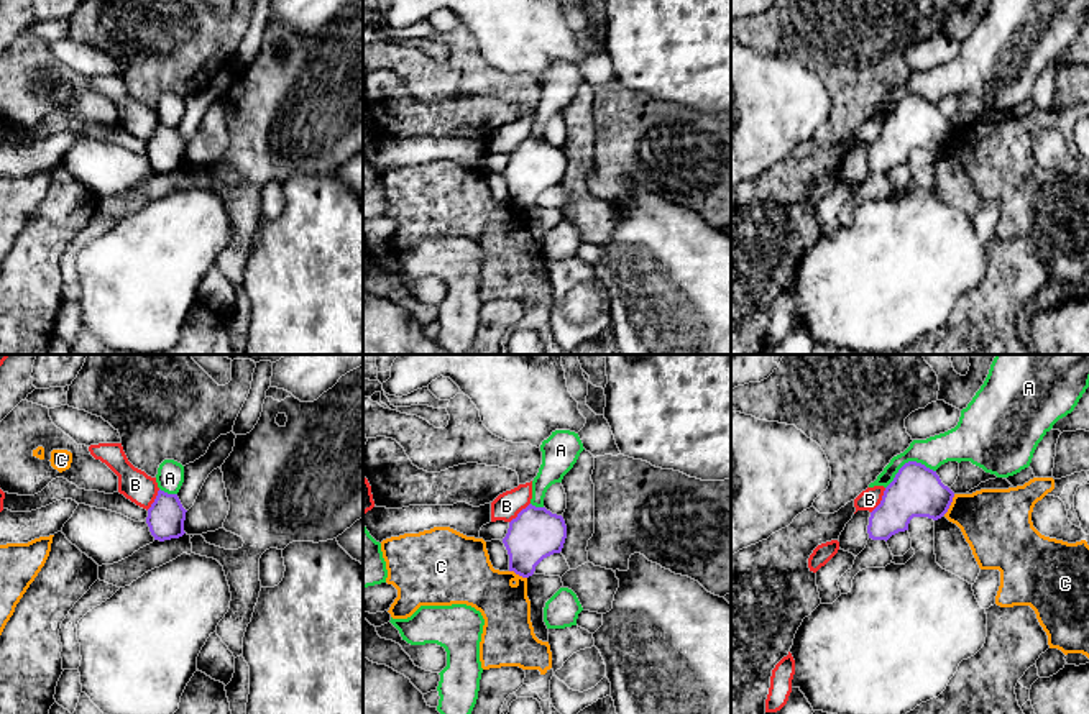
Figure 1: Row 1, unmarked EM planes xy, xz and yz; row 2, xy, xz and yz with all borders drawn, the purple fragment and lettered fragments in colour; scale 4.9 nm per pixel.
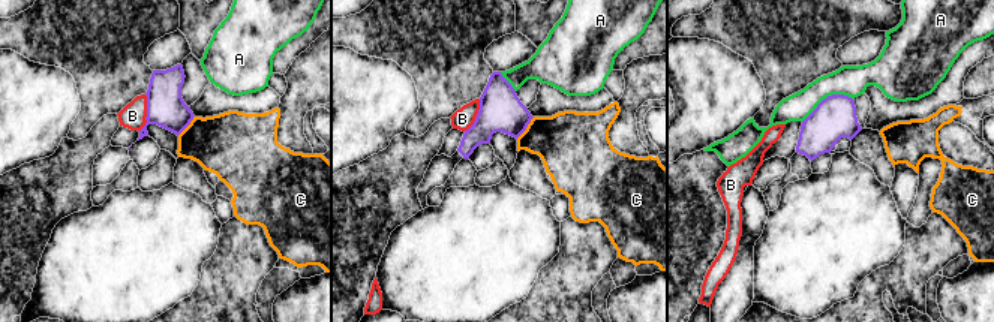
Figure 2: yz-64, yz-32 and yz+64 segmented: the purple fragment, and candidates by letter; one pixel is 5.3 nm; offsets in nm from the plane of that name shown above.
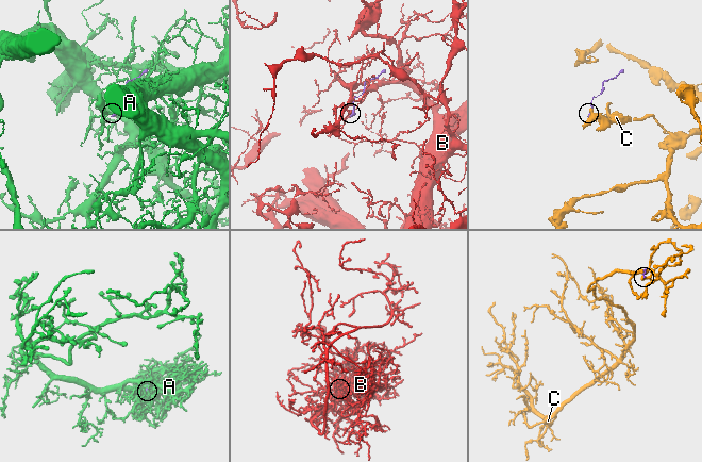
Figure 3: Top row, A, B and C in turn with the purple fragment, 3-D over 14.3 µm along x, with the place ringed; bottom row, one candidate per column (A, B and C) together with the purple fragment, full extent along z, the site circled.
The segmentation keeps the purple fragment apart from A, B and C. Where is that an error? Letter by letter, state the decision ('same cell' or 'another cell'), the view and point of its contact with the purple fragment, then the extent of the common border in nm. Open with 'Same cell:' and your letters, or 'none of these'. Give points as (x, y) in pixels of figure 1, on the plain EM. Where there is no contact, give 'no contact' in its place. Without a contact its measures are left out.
Same cell: none of these
A: another cell; meets purple in yz at (909, 94); contact 260 nm long
B: another cell; meets purple in yz at (881, 133); contact 150 nm long
C: another cell; meets purple in yz at (950, 137); contact 120 nm long

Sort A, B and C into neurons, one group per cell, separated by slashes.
A / B / C

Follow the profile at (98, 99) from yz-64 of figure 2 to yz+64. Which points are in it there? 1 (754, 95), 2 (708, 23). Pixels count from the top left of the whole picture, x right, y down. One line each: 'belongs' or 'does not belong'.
1: does not belong
2: belongs

